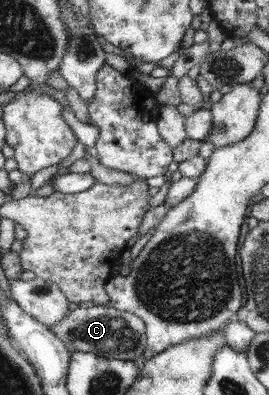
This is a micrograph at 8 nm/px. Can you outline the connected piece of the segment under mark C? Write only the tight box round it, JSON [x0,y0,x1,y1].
[50,305,147,360]

